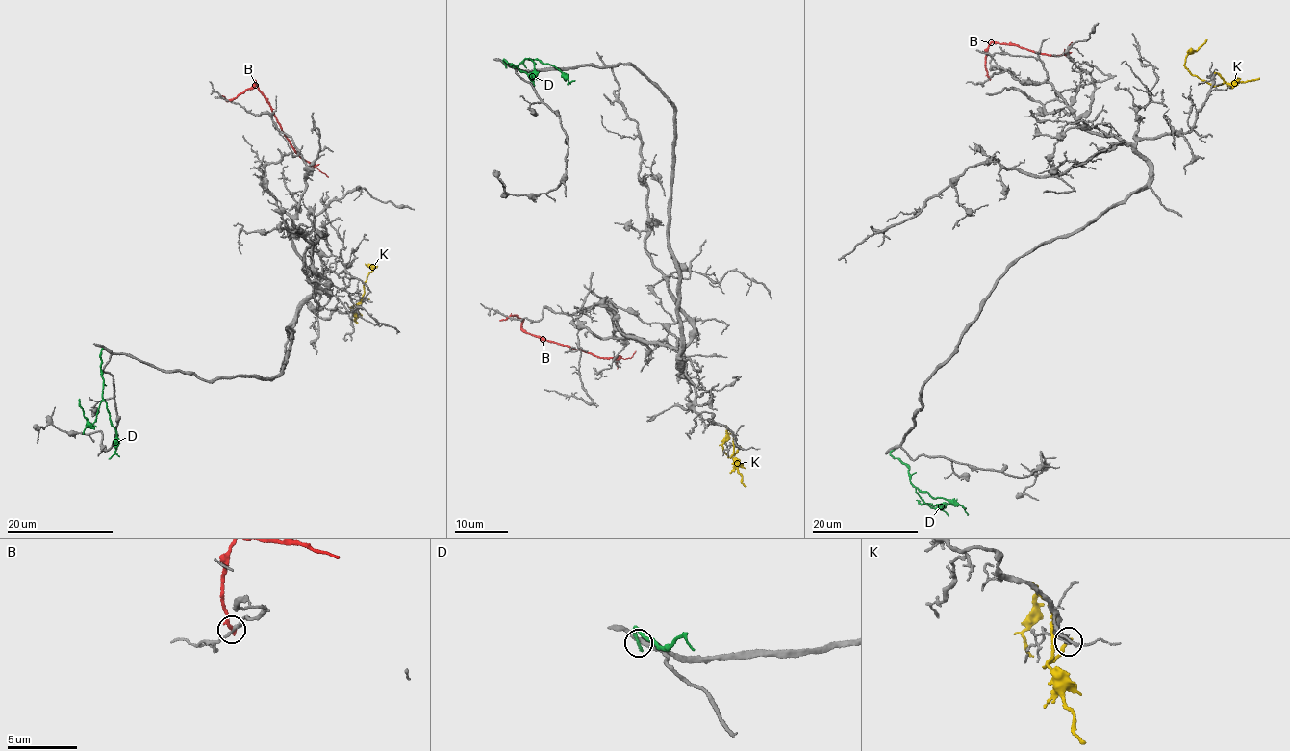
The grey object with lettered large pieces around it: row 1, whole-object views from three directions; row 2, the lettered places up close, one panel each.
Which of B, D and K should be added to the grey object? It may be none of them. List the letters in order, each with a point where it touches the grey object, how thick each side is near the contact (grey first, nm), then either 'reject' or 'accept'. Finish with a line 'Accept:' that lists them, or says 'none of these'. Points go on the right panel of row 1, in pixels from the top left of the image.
B: meets grey at (989, 78); 200 nm thick on the grey side, 240 nm on the other; reject
D: meets grey at (894, 449); 320 nm thick on the grey side, 280 nm on the other; reject
K: meets grey at (1216, 73); 240 nm thick on the grey side, 240 nm on the other; reject
Accept: none of these

